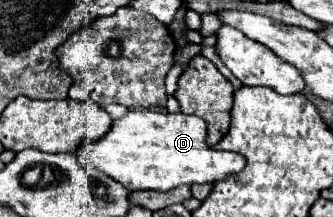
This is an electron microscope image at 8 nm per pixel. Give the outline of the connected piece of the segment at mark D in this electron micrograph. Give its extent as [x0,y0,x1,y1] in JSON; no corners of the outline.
[77,110,245,192]

